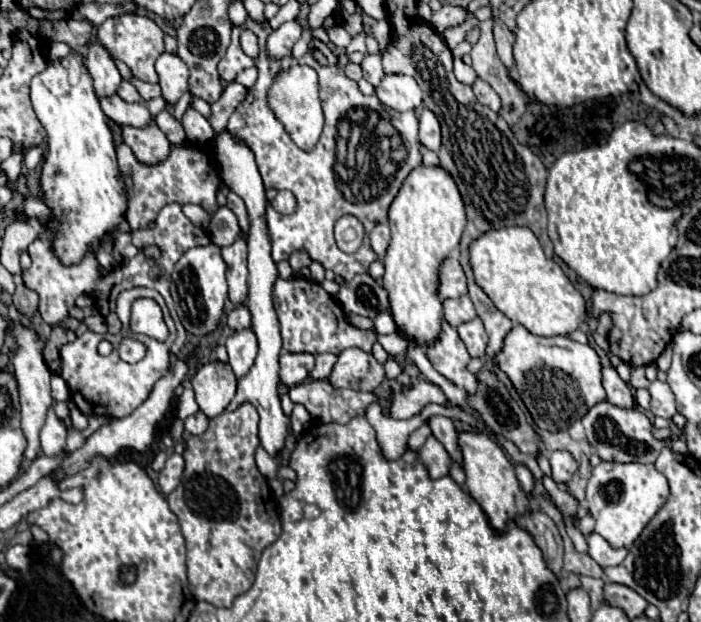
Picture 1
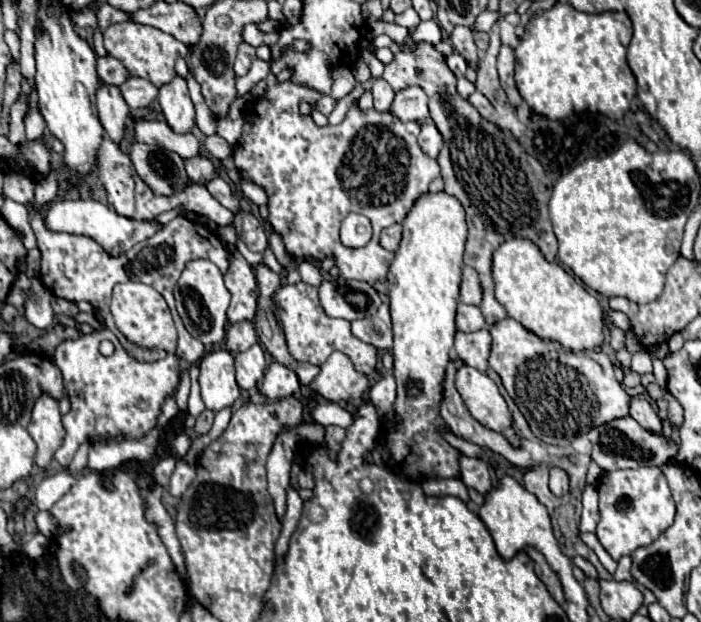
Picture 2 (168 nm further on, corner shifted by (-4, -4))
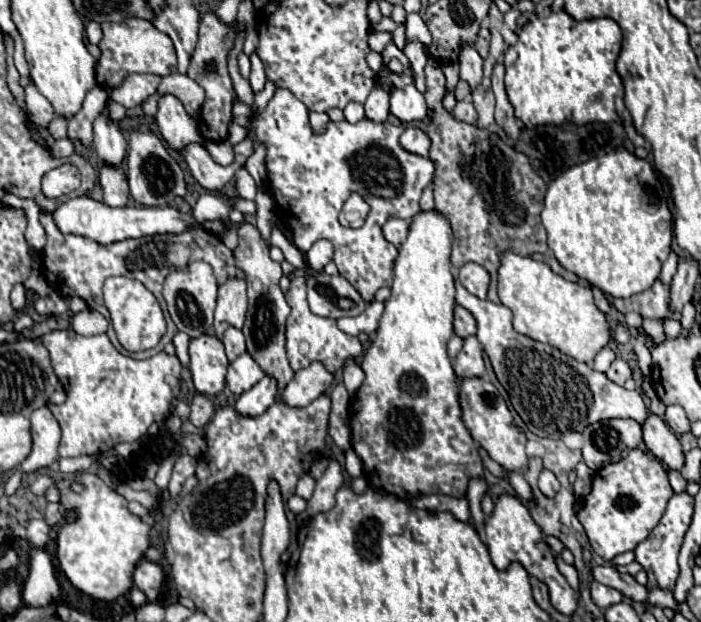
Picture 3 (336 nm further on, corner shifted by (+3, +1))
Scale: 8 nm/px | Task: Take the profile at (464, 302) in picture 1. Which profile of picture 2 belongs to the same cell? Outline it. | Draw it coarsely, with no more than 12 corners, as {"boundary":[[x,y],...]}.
{"boundary":[[459,302],[457,330],[477,332],[487,322],[477,306]]}

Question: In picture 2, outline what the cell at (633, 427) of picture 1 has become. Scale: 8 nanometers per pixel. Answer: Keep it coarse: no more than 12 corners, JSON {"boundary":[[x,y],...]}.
{"boundary":[[631,416],[589,430],[605,472],[663,466],[677,444]]}

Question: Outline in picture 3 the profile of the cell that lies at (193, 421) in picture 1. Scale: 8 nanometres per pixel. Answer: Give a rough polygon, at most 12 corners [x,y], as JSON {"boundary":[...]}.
{"boundary":[[196,395],[188,421],[204,429],[214,415],[206,395]]}

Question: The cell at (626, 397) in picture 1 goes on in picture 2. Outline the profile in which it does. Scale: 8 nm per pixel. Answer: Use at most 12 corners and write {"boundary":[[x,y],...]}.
{"boundary":[[633,398],[631,416],[645,430],[663,434],[661,420],[647,400]]}

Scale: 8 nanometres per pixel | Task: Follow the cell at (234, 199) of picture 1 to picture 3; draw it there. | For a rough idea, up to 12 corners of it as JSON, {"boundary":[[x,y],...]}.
{"boundary":[[238,225],[236,265],[246,273],[246,349],[278,381],[290,307],[256,225]]}

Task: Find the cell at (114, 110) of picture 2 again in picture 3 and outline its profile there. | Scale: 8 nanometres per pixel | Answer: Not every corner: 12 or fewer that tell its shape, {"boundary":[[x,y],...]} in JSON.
{"boundary":[[104,107],[94,121],[100,161],[120,167],[128,143]]}

